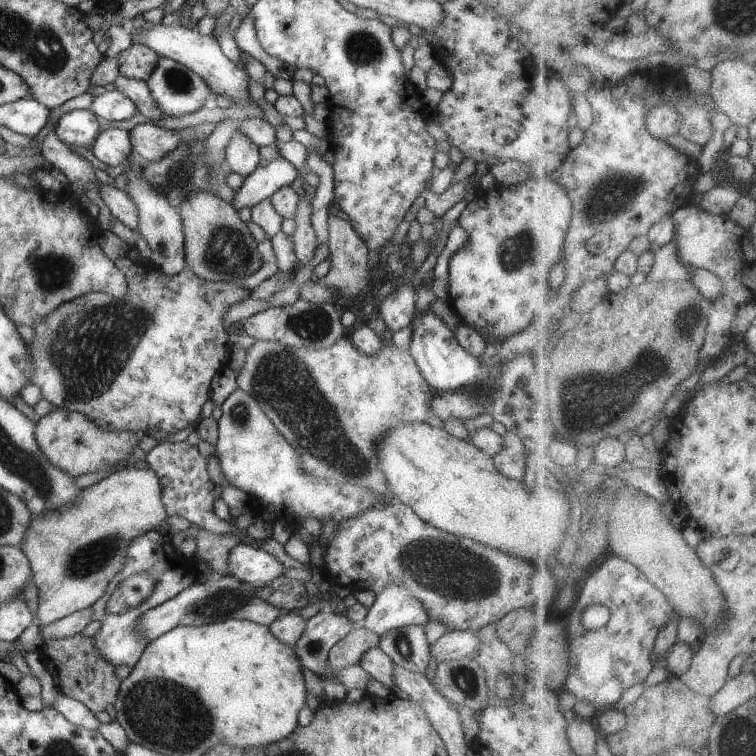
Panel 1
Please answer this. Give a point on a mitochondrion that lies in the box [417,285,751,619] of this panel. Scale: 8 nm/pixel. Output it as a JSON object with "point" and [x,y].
{"point":[650,366]}

